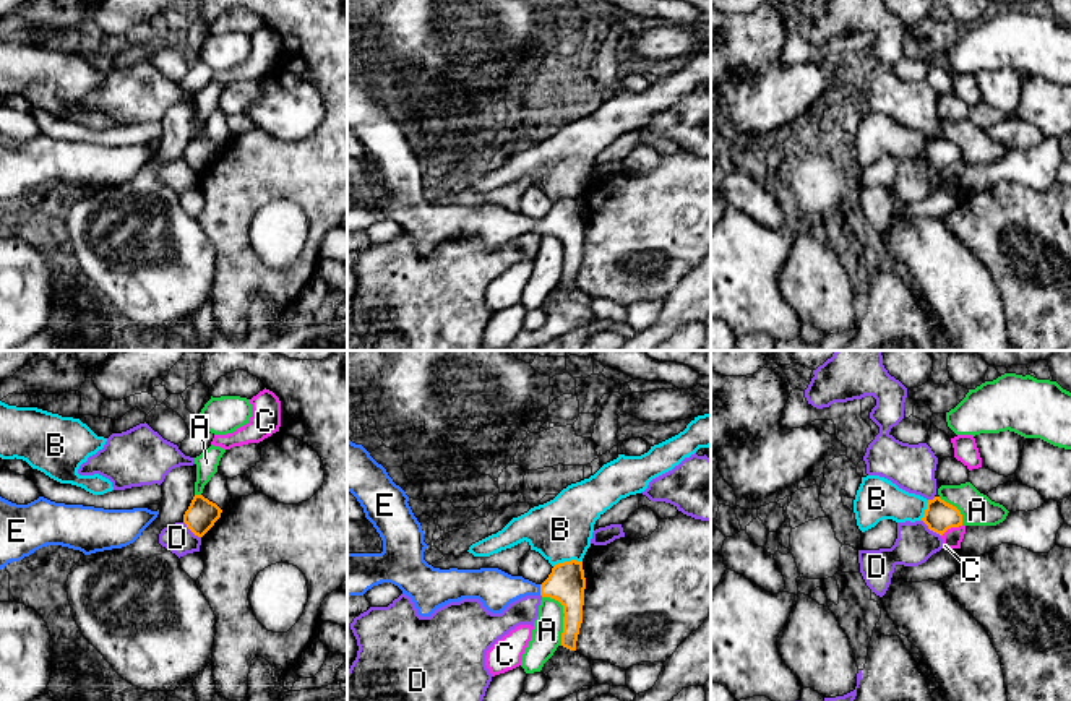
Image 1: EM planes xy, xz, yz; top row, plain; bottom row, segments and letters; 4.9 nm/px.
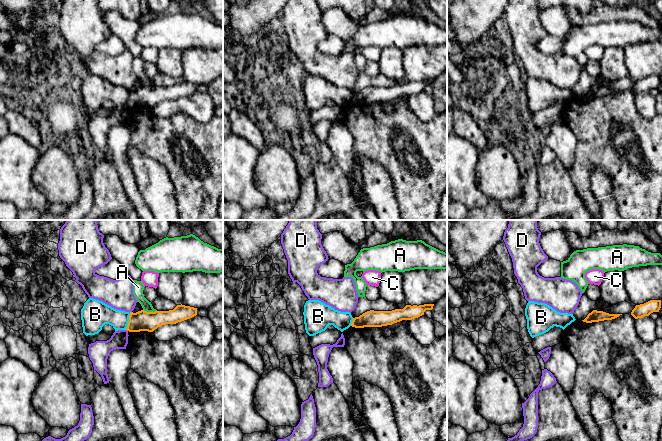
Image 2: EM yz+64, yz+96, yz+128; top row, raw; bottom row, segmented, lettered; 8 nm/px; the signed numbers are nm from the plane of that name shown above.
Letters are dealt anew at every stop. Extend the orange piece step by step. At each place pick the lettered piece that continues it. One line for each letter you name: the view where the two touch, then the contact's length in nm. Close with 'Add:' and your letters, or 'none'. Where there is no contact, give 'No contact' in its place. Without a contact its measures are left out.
E: Touches orange in xz. Shared border 60 nm
Add: E

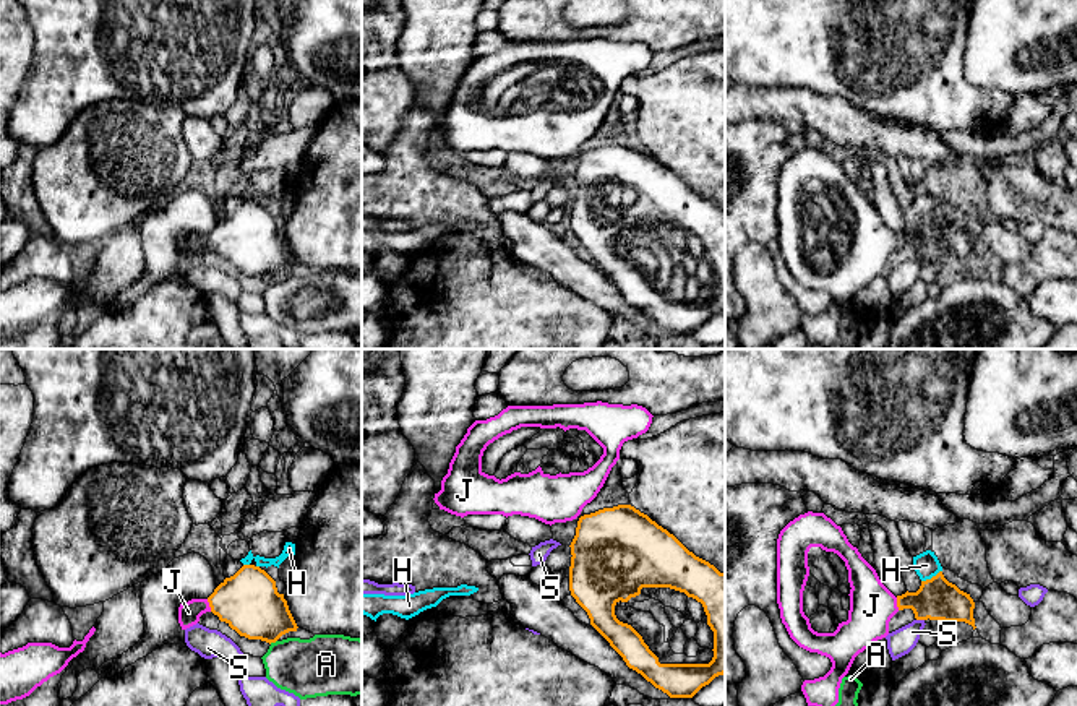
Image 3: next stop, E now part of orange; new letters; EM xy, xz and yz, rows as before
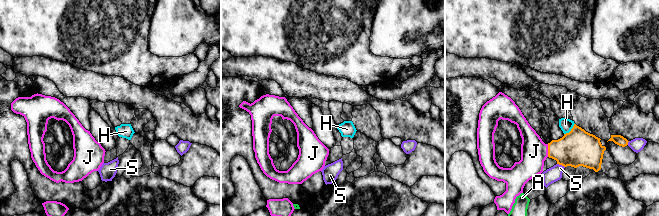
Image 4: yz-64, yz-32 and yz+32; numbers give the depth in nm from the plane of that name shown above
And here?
J: Touches orange in xy. Shared border 70 nm
Add: J

